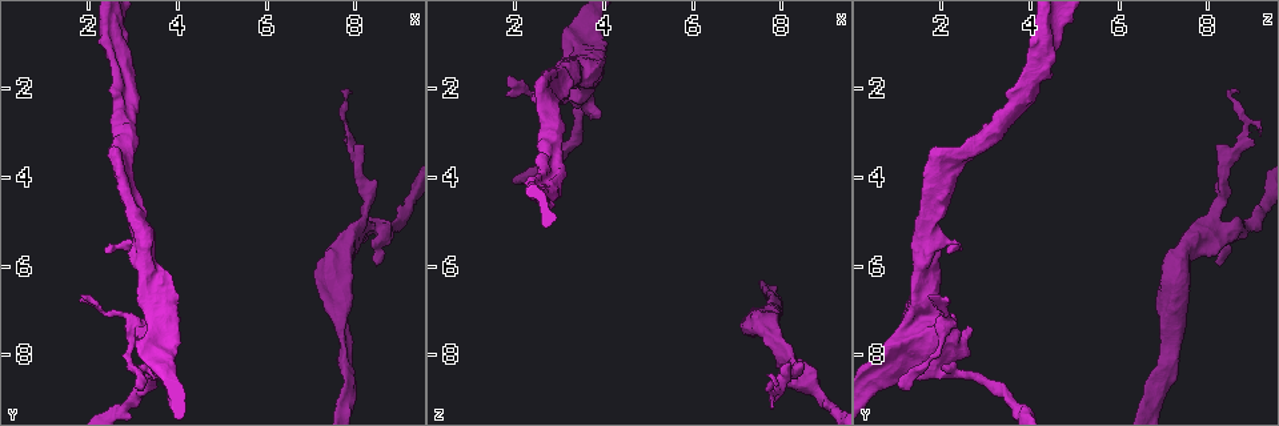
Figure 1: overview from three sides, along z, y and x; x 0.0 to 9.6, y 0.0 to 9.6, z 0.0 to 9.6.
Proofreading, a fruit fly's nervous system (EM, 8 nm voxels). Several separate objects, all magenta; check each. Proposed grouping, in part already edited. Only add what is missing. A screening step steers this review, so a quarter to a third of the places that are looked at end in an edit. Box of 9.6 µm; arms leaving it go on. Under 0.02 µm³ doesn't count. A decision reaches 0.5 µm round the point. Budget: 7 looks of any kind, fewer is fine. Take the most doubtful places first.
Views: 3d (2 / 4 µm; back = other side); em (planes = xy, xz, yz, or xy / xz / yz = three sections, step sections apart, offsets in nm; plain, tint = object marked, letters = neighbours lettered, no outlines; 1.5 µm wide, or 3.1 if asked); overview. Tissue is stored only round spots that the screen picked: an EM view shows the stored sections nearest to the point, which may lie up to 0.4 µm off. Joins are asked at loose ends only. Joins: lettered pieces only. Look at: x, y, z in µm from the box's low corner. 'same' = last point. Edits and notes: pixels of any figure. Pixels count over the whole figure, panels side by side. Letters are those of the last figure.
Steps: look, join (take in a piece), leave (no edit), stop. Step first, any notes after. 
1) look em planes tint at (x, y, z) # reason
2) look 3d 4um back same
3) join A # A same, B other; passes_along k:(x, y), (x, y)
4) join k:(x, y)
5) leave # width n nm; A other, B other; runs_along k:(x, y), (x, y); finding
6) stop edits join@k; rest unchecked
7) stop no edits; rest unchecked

look 3d 4um at (3.70, 7.30, 2.60) # branch stops here

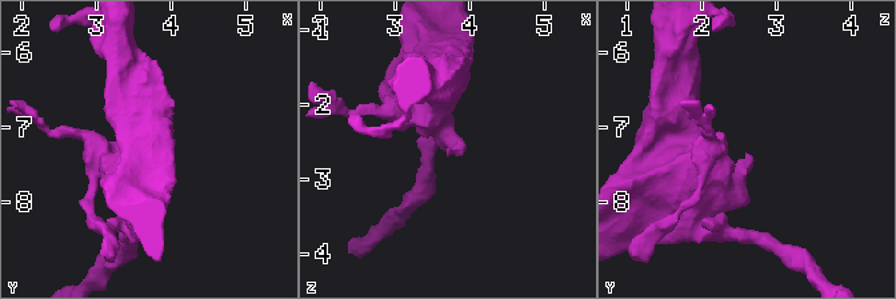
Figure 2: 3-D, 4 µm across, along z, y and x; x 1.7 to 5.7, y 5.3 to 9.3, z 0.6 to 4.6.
look em xy step 8 tint at (3.65, 7.35, 2.60)

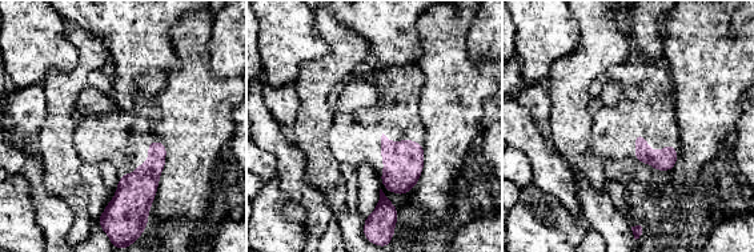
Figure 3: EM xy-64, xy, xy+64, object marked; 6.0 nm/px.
look em planes letters same

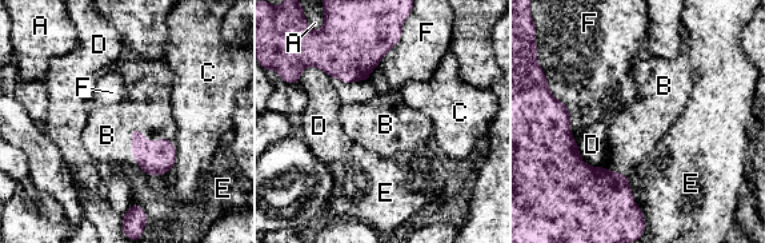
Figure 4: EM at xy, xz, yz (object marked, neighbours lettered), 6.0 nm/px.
join 4:(147, 106) # A other, B same, C other, D other, E other, F other; the neuron continues

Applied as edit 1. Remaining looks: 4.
look overview # see it whole again

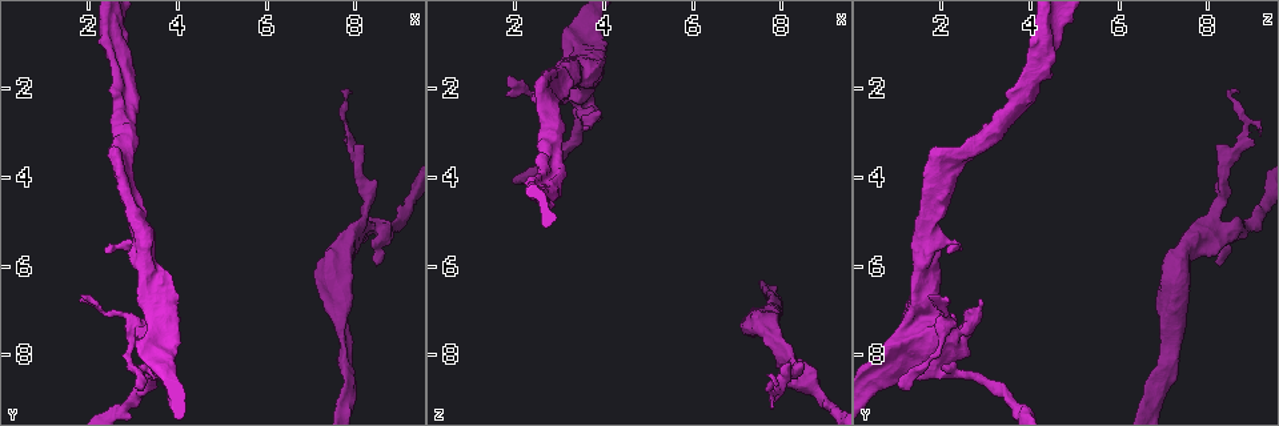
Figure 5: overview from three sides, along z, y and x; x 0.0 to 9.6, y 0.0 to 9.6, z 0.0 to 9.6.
look 3d 2um at (7.75, 2.00, 8.40)

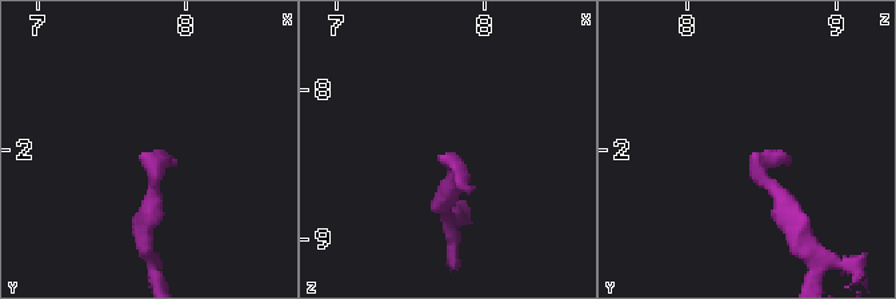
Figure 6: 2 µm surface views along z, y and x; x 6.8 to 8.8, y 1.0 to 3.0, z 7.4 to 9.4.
look em xz step 8 tint at (7.76, 2.04, 8.42)

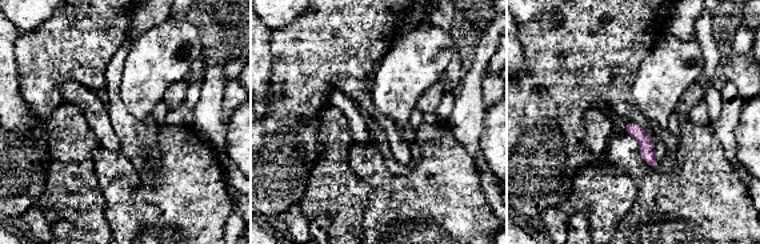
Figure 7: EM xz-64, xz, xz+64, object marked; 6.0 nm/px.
look em planes letters same # cut it another way

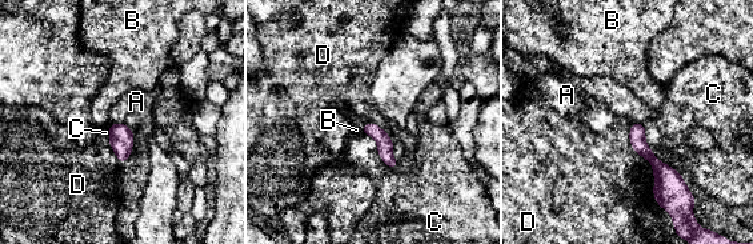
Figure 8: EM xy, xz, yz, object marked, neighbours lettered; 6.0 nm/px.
leave # A other, B other, C other, D other; runs_along 8:(636, 126), (661, 171), (660, 200); none of them fits

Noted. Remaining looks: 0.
stop edits join@4; rest unchecked

